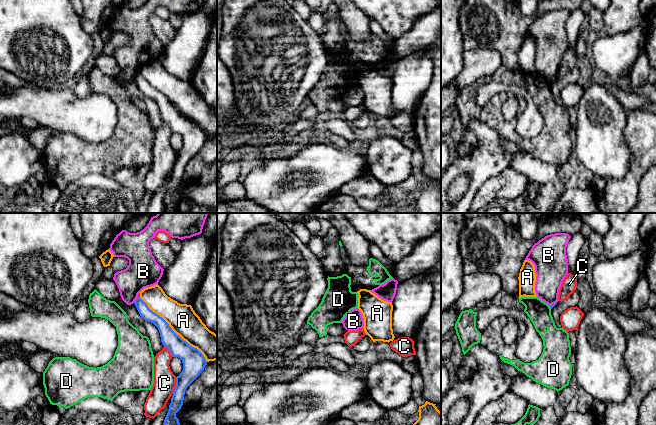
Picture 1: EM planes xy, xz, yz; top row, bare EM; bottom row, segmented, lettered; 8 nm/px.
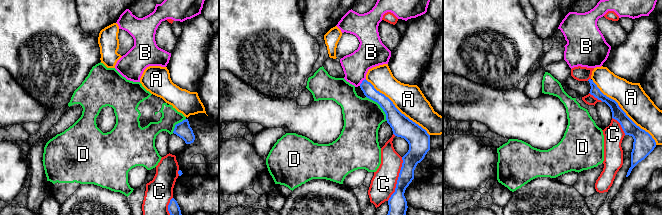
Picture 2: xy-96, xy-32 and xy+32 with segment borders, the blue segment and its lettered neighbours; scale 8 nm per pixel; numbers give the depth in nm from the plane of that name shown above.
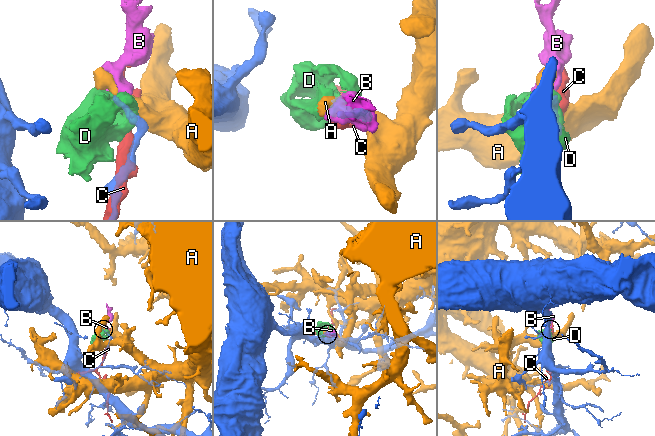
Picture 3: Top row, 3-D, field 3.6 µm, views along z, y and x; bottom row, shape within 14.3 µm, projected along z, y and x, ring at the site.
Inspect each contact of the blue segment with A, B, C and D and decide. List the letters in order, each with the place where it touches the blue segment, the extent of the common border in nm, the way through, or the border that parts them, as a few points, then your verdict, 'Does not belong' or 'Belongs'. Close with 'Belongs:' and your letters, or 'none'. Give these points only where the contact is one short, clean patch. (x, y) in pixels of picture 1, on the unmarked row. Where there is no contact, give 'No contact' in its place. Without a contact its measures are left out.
A: Touches blue at xy (172, 106). Shared border 750 nm. Does not belong
B: Touches blue at xy (135, 76). Shared border 50 nm. Boundary: xy (137, 74), (133, 78). Does not belong
C: Touches blue at xy (176, 161). Shared border 140 nm. Does not belong
D: Touches blue at yz (550, 83). Shared border 40 nm. Boundary: yz (549, 81), (551, 84). Does not belong
Belongs: none

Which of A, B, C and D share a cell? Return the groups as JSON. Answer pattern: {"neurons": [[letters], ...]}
{"neurons": [["A"], ["B"], ["C"], ["D"]]}

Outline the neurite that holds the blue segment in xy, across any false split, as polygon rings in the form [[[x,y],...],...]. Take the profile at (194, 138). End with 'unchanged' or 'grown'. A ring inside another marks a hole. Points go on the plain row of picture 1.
[[[138,73],[134,78],[140,92],[148,98],[153,99],[159,106],[161,118],[173,133],[182,136],[183,146],[176,153],[176,162],[173,167],[168,189],[164,196],[163,213],[177,213],[180,202],[176,189],[183,181],[184,171],[187,163],[199,152],[207,141],[203,130],[190,122],[179,111],[177,111],[169,100],[158,90],[149,85],[147,80]]]; unchanged

